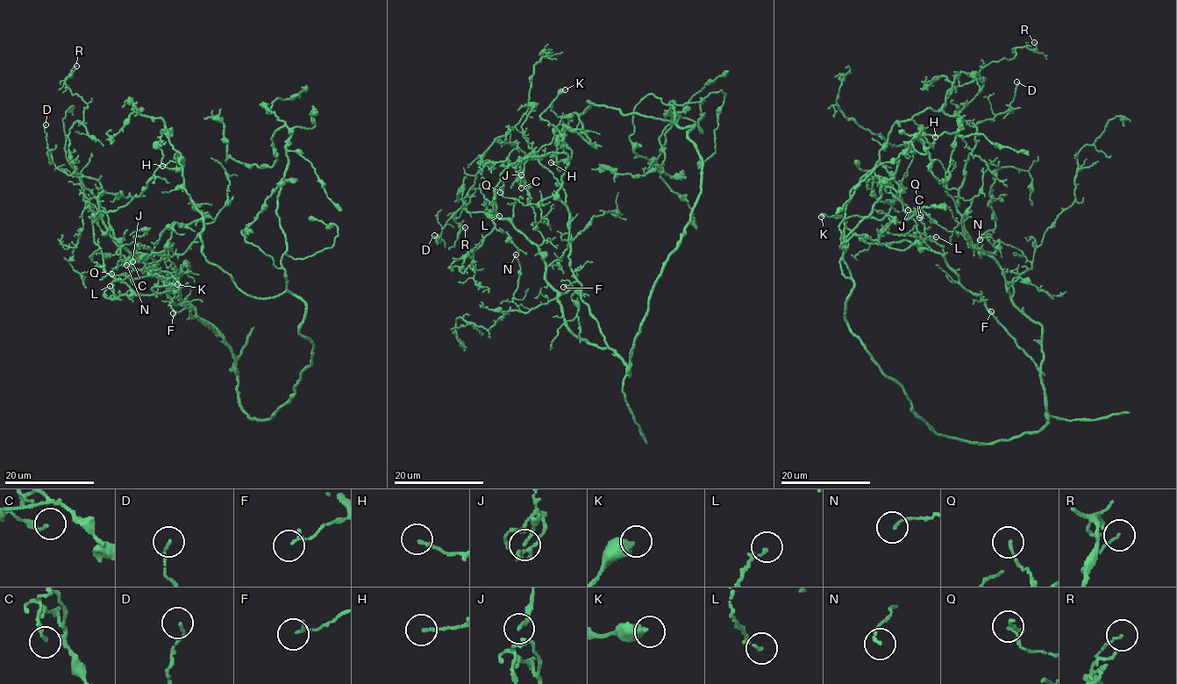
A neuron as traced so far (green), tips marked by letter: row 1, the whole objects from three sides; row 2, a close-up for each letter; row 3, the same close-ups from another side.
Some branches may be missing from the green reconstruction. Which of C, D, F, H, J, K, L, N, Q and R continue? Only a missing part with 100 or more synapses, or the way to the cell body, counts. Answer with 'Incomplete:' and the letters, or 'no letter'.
Incomplete: no letter

